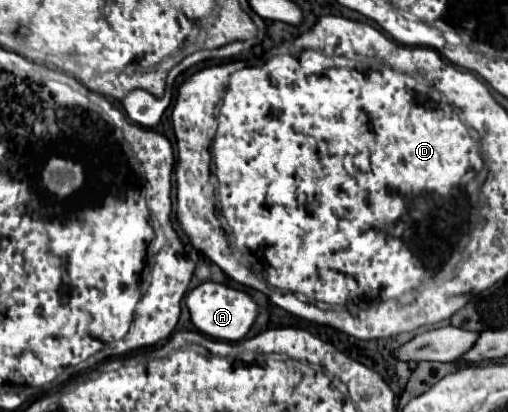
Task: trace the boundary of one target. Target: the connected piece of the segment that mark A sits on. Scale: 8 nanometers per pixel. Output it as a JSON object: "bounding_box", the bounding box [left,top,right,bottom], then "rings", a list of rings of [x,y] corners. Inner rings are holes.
{"bounding_box":[186,282,258,342],"rings":[[[204,282],[204,284],[196,286],[186,296],[186,306],[190,310],[192,324],[202,334],[206,334],[210,338],[218,338],[218,340],[228,340],[228,342],[242,340],[258,316],[258,306],[246,292],[234,290],[224,284],[216,284],[216,282]]]}

